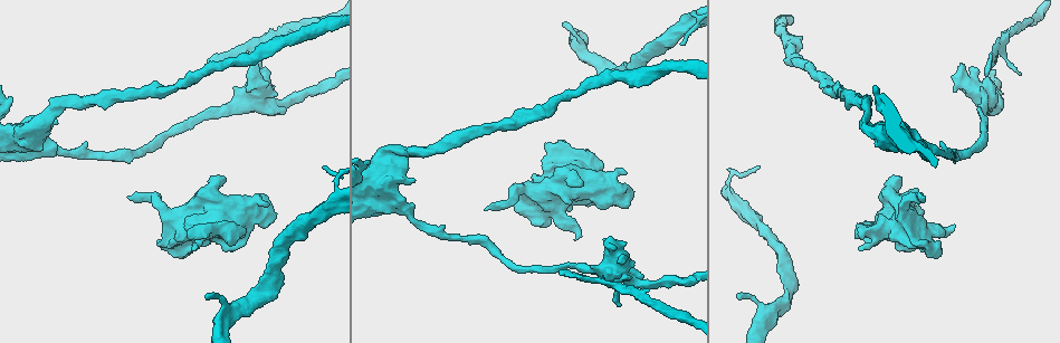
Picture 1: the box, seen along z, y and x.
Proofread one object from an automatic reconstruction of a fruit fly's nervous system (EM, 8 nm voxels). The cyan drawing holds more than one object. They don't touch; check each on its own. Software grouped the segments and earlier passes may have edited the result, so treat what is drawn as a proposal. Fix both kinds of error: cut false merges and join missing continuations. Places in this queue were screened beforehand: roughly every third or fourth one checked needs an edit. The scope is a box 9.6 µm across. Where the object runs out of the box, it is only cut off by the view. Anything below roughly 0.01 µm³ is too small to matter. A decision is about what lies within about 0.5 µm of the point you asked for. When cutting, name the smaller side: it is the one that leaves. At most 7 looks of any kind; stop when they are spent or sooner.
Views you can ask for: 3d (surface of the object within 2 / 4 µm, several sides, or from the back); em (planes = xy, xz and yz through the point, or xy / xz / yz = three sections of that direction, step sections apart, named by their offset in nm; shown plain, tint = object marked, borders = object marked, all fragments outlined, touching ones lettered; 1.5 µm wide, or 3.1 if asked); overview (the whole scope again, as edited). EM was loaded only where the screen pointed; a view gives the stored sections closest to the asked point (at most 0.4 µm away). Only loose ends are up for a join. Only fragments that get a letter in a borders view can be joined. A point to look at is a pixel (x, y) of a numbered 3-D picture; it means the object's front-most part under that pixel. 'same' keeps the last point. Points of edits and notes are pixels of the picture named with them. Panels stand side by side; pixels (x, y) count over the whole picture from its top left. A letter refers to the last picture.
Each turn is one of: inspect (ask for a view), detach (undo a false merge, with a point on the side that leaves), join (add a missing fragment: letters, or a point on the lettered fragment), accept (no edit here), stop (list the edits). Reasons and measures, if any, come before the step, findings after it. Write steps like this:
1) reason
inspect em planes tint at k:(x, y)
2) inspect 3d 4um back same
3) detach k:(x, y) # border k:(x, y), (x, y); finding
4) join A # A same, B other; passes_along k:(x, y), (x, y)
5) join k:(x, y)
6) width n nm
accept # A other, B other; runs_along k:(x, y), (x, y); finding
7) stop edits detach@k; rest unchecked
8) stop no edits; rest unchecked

free end
inspect 3d 4um at 1:(1020, 73)

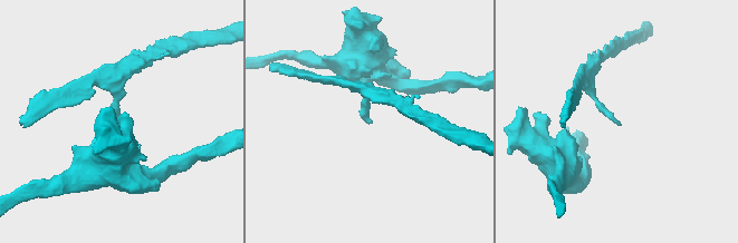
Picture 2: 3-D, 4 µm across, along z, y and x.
now the EM
inspect em planes tint at 2:(618, 123)

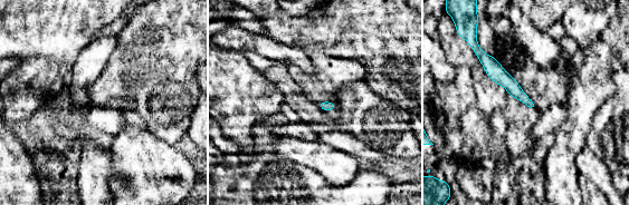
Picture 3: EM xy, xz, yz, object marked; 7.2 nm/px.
see the neighbours
inspect em planes borders same

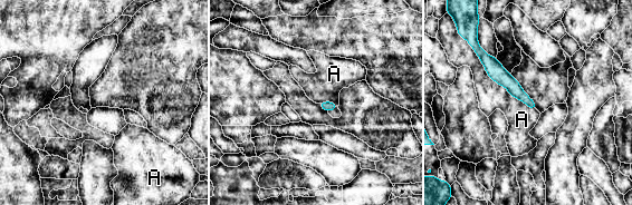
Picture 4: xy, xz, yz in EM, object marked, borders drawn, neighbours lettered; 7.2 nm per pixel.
accept # A other; border 4:(474, 51), (496, 83), (534, 107); no lettered fragment goes on from it

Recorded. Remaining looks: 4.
an open end
inspect 3d 2um at 1:(485, 210)

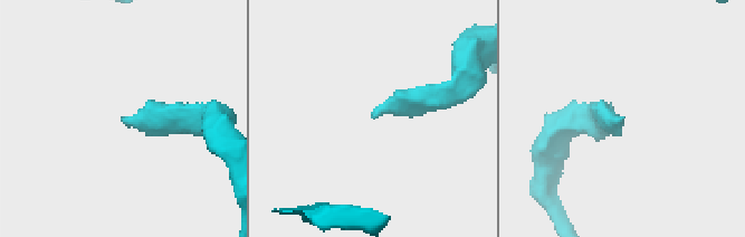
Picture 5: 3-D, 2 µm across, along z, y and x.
inspect em yz step 4 borders at 5:(126, 117)

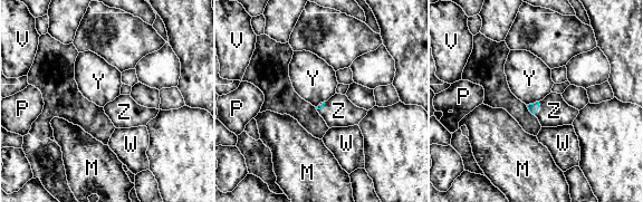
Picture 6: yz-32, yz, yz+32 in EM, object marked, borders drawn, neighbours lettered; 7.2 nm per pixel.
cut it another way
inspect em planes borders same

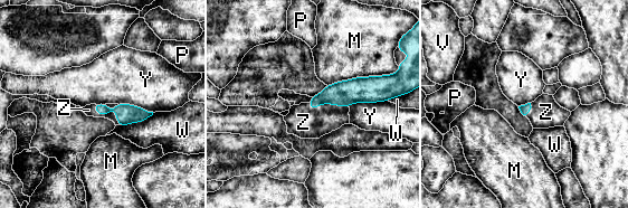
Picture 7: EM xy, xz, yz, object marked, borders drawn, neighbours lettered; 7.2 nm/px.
join Z # M other, P other, V other, W other, Y other, Z same; passes_along 7:(344, 93), (326, 103), (303, 122); the cell continues

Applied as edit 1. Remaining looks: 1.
stop edits join@7; rest unchecked

